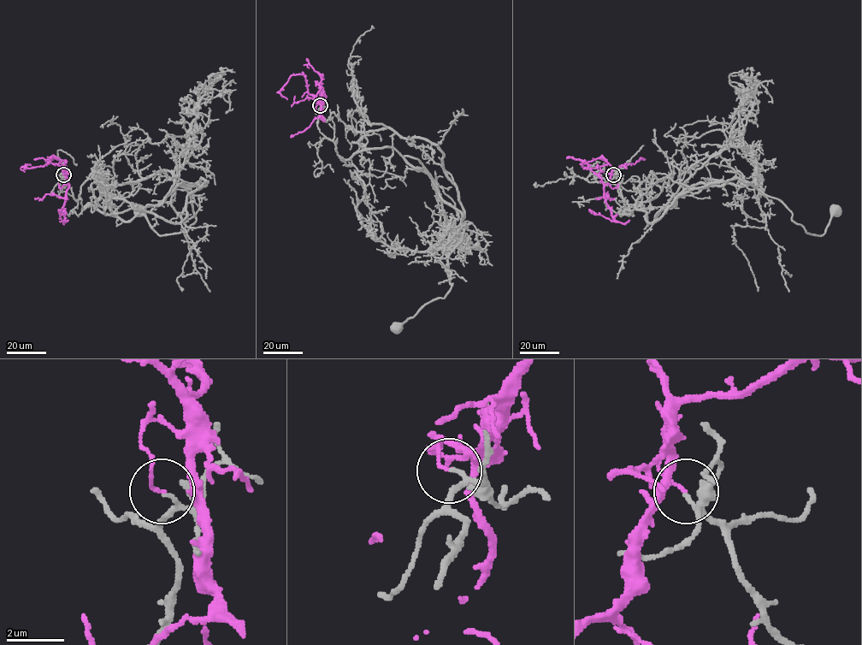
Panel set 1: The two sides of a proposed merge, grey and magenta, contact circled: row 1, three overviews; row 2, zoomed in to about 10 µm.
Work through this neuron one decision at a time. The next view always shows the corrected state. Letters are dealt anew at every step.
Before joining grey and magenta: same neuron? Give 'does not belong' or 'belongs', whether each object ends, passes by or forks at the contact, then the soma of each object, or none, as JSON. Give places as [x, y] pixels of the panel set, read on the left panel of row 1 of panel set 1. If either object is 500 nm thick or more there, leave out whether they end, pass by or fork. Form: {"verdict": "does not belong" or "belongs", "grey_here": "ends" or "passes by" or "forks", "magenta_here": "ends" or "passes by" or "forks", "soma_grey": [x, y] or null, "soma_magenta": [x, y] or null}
{"verdict": "does not belong", "grey_here": "passes by", "magenta_here": "ends", "soma_grey": [140, 210], "soma_magenta": null}

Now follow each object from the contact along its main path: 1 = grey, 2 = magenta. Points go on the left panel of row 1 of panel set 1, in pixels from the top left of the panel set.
1: (63, 174), (76, 199), (98, 166), (107, 193), (100, 180), (168, 171), (196, 221), (159, 235), (141, 213)
2: (63, 174), (62, 170), (65, 168), (53, 156), (43, 166), (23, 167), (31, 164)

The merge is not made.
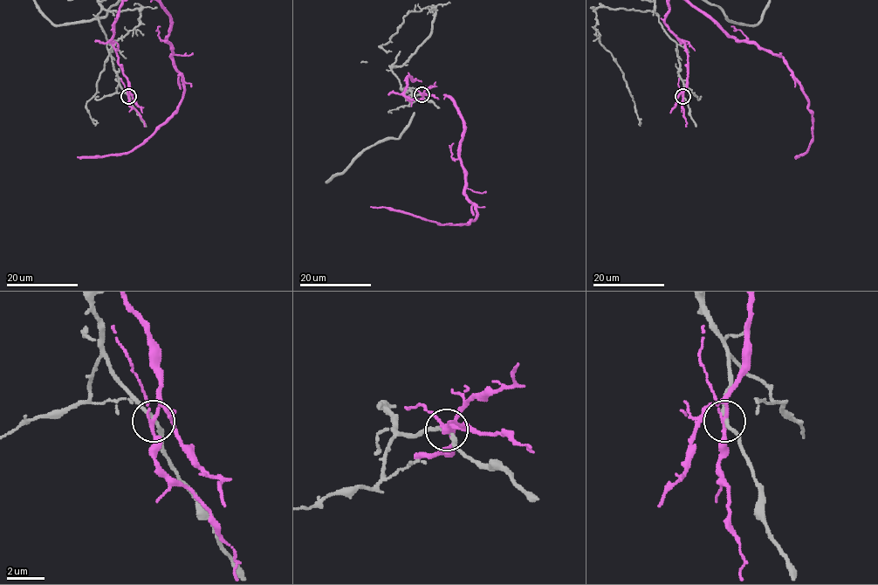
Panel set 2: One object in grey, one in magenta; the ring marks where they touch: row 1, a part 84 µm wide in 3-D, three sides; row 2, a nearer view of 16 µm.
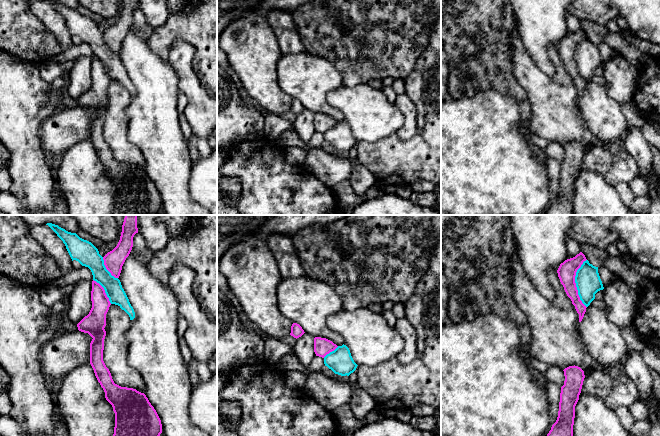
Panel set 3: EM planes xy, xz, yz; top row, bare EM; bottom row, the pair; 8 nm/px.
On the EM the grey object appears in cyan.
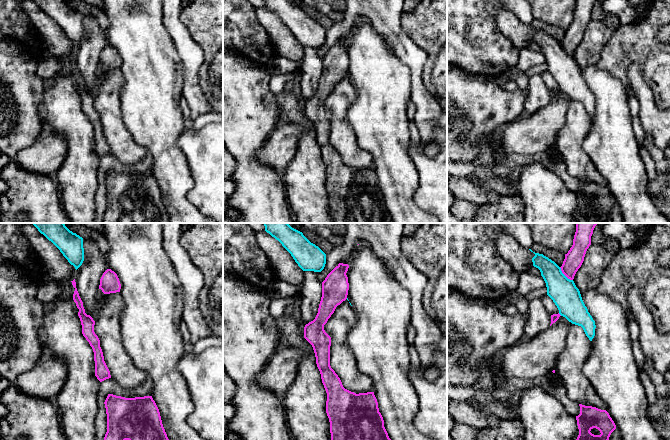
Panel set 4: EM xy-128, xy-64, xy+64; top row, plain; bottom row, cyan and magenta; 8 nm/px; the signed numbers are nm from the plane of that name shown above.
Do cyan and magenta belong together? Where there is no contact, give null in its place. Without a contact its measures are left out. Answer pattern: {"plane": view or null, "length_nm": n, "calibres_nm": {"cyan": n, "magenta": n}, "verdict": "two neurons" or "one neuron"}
{"plane": "yz", "length_nm": 400, "calibres_nm": {"cyan": 200, "magenta": 150}, "verdict": "two neurons"}

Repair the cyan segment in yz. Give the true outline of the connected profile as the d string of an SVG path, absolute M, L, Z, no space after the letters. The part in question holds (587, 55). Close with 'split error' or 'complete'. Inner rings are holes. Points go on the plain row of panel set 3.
M588 36L577 46L575 59L580 76L586 83L595 75L595 70L604 65L598 43L590 40Z; complete

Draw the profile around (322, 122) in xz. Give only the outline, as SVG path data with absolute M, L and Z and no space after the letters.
M314 114L314 128L316 132L324 134L327 130L334 127L337 123L338 122L336 120L326 114Z

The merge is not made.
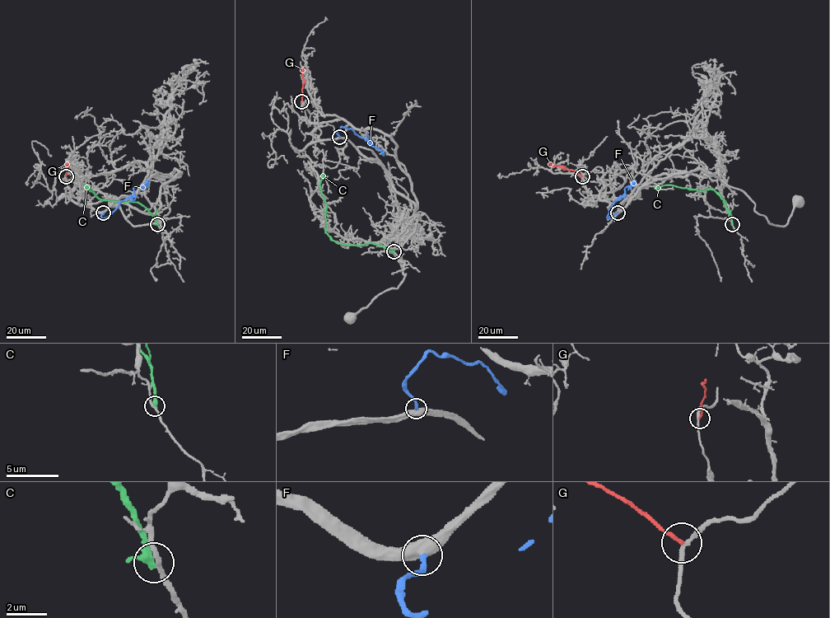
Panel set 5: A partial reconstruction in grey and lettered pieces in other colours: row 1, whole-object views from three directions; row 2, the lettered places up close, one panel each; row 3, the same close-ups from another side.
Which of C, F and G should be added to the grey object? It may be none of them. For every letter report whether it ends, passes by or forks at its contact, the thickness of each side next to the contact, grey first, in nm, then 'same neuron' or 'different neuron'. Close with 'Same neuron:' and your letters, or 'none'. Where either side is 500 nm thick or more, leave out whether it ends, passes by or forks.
C: it passes by | 220/320 nm | different neuron
F: 550/240 nm | same neuron
G: it ends | 180/180 nm | different neuron
Same neuron: F

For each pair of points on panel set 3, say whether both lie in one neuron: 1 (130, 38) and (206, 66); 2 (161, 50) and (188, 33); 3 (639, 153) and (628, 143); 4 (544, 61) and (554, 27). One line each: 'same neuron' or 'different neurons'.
1: different neurons
2: same neuron
3: same neuron
4: same neuron

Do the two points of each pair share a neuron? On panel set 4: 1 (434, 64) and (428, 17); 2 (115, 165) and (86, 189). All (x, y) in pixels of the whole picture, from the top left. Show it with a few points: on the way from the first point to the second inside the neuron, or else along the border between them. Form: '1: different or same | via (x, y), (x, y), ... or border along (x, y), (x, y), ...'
1: same | via (434, 52), (434, 29)
2: different | border along (100, 158), (94, 203)

